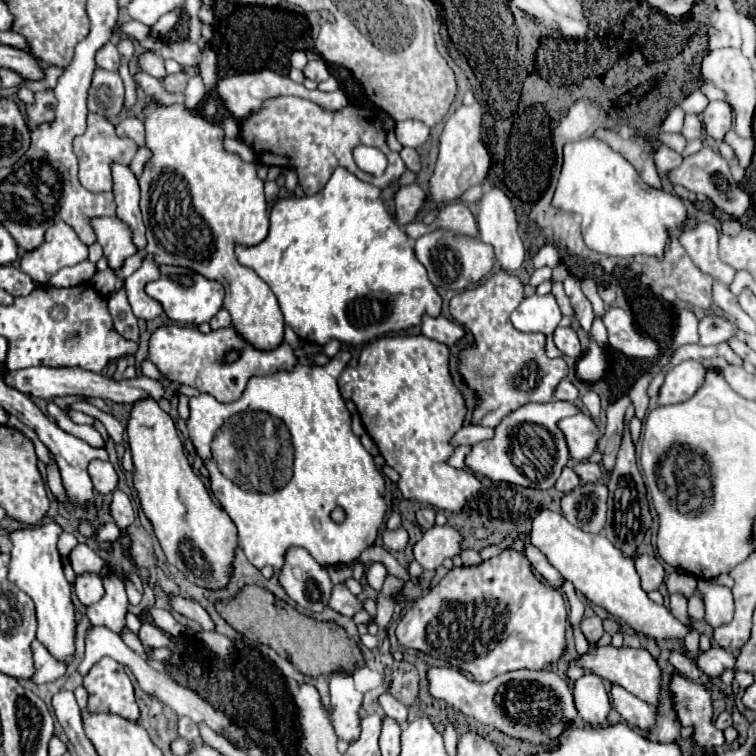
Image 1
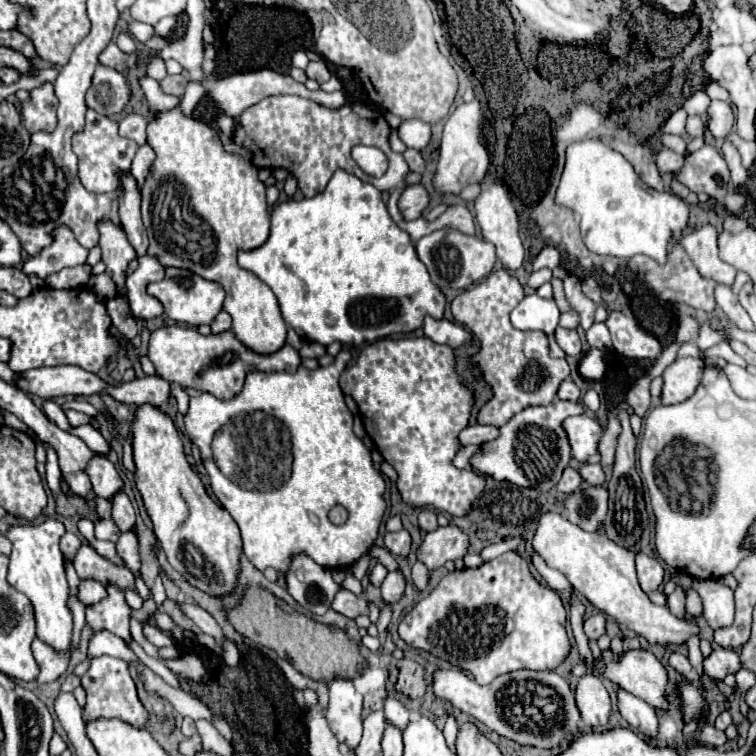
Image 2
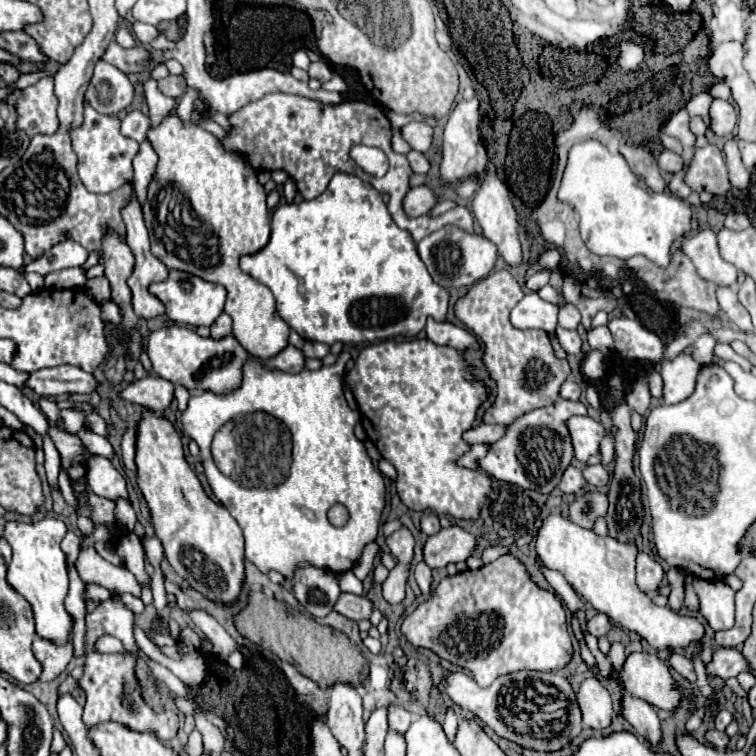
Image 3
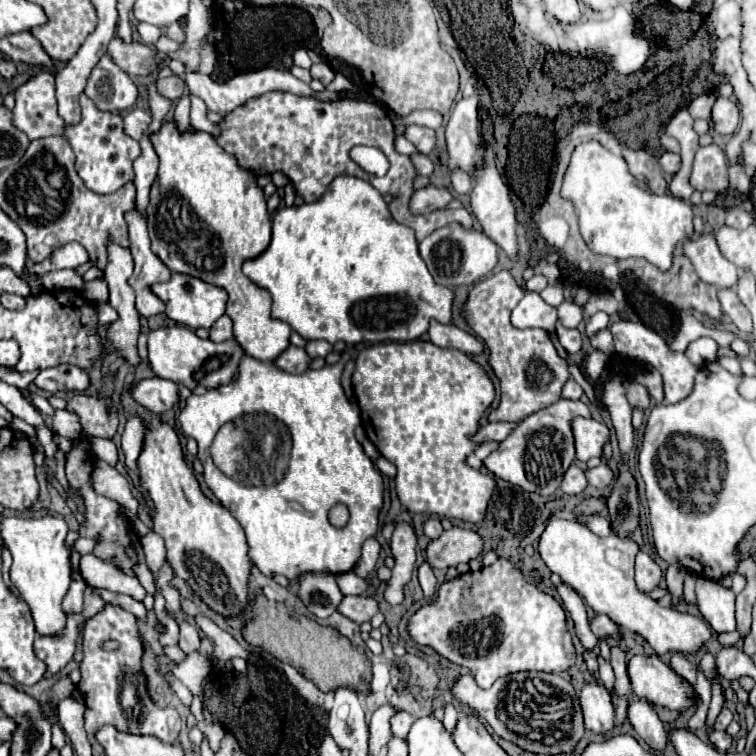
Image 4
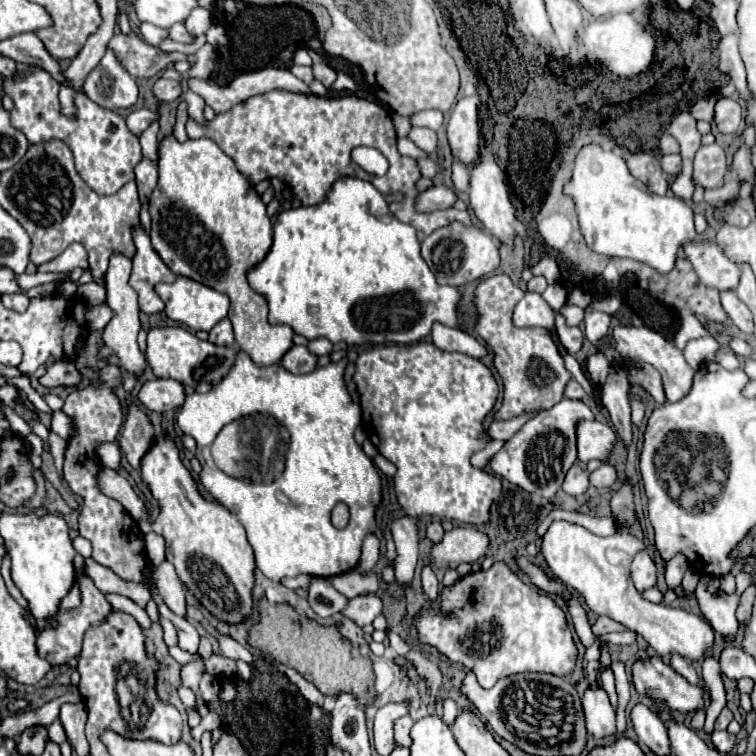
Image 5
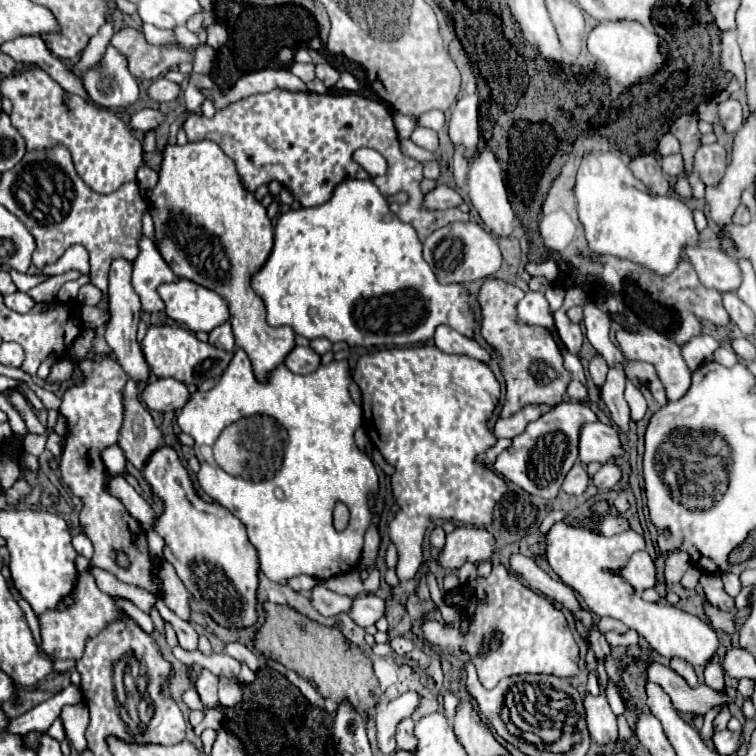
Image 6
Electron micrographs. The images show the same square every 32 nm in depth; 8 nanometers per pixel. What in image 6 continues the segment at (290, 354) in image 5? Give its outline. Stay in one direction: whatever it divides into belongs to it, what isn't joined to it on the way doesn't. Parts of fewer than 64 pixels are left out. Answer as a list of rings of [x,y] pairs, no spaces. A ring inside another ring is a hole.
[[[296,346],[284,362],[294,374],[310,374],[314,370],[318,370],[320,366],[320,354],[316,354],[312,348],[304,348],[304,346]]]

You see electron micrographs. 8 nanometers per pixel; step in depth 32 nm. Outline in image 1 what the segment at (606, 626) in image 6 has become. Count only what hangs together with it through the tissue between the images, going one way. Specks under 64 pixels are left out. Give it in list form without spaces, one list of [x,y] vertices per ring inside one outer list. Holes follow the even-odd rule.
[[[600,616],[584,618],[584,620],[582,620],[582,632],[584,632],[584,636],[588,638],[590,644],[596,644],[596,642],[602,638],[602,634],[604,634],[602,618],[600,618]]]

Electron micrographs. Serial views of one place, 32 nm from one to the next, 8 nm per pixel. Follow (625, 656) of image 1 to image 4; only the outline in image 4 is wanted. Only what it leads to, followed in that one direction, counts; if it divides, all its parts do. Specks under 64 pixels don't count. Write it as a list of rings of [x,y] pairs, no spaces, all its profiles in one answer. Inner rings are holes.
[[[634,656],[628,666],[632,692],[668,710],[688,710],[696,704],[698,692],[680,678],[668,664],[654,656]]]

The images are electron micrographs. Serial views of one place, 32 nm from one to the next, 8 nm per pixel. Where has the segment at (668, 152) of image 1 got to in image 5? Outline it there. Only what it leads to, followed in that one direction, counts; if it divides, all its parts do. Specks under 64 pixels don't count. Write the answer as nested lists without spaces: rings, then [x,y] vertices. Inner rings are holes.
[[[668,154],[668,156],[662,156],[660,158],[660,164],[662,164],[662,170],[670,176],[678,176],[680,174],[680,168],[682,168],[682,158],[680,154]]]

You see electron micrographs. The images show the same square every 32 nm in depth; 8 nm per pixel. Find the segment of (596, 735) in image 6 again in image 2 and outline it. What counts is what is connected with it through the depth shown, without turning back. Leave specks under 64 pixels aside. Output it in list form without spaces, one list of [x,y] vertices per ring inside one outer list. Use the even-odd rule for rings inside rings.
[[[586,674],[576,688],[576,704],[580,708],[582,720],[590,728],[600,728],[608,724],[612,704],[610,694],[596,674]]]

